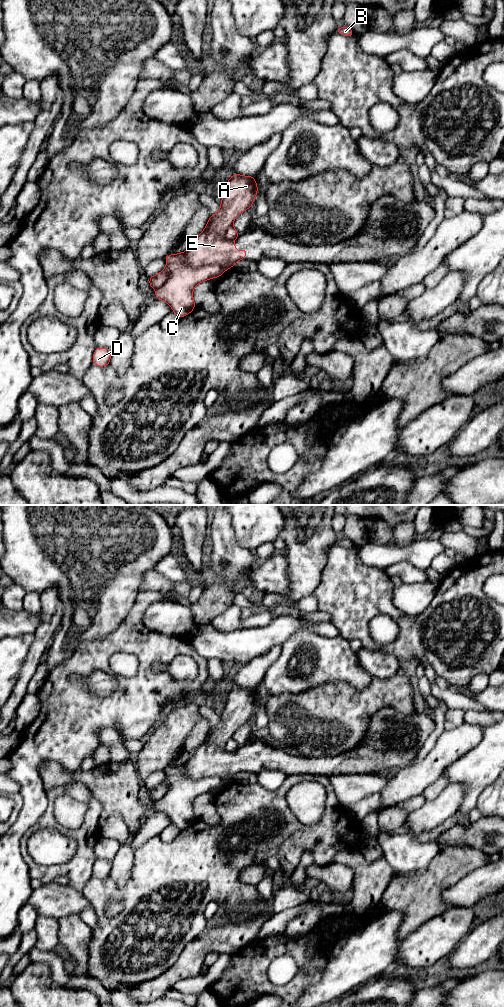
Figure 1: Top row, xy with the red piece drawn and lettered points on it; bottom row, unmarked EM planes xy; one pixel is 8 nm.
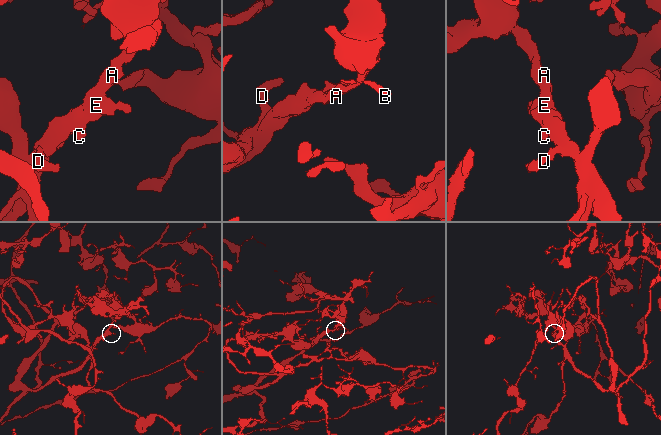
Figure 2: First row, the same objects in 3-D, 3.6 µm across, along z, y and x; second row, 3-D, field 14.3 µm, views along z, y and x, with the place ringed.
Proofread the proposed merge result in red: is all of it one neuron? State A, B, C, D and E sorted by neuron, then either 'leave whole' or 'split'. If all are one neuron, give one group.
A B E / C D; split

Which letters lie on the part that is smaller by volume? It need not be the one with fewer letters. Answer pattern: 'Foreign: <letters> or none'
Foreign: A, B, E

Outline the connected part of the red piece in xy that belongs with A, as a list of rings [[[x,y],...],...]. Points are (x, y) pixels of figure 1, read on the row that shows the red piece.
[[[234,173],[227,181],[220,202],[220,210],[211,215],[204,230],[197,235],[185,251],[185,261],[191,267],[217,264],[224,270],[234,267],[238,260],[247,257],[247,248],[236,254],[236,245],[225,237],[233,221],[251,208],[258,193],[255,176]]]

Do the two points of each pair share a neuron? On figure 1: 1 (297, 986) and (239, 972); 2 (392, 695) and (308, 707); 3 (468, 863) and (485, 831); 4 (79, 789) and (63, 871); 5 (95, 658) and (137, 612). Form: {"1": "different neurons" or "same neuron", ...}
{"1": "same neuron", "2": "same neuron", "3": "different neurons", "4": "same neuron", "5": "same neuron"}

